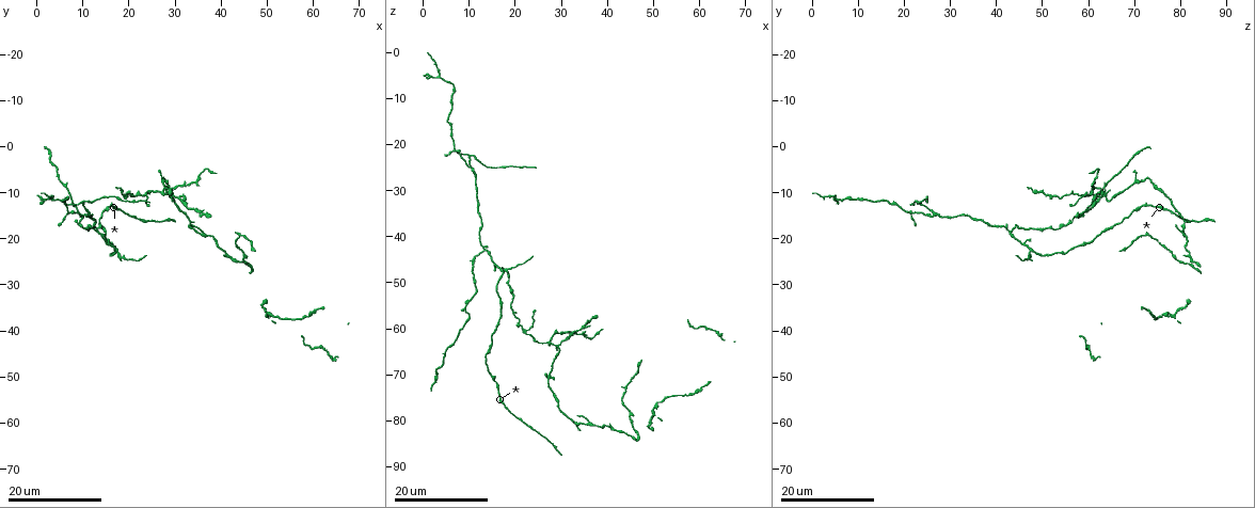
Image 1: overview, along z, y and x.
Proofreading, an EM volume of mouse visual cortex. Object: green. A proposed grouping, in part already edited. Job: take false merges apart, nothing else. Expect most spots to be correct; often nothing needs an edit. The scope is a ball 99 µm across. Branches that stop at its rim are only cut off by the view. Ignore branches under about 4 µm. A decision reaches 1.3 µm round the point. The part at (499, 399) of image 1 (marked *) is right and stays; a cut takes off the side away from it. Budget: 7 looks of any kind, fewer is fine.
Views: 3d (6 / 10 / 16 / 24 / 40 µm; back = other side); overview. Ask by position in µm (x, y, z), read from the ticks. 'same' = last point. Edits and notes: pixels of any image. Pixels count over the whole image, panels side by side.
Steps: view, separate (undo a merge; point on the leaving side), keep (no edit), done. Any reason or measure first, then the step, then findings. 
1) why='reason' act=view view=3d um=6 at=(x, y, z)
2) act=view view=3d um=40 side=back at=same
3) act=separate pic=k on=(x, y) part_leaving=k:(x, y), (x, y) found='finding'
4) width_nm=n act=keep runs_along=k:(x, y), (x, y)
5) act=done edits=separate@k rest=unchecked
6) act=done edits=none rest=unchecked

act=view view=3d um=24 at=(27.0, 10.0, 63.5)

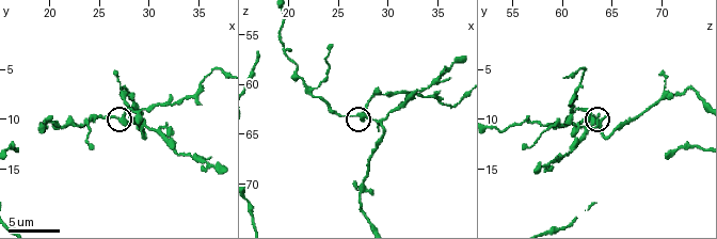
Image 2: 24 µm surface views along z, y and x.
act=view view=3d um=10 at=(27.4, 9.6, 63.0)

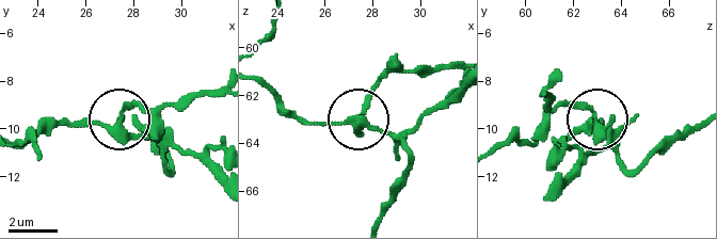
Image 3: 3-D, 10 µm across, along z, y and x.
width_nm=280 act=keep runs_along=3:(134, 115), (171, 165), (124, 125), (128, 107), (150, 107) found='continuous, no second neuron'

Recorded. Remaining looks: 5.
act=view view=3d um=16 at=(22.2, 10.6, 60.4)

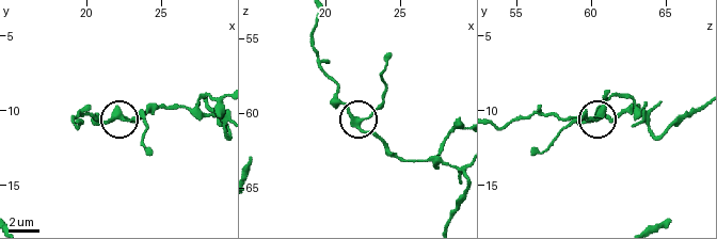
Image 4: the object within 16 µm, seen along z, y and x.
side_arm_um=6 act=keep runs_along=4:(221, 123), (187, 108), (153, 108), (118, 120), (144, 120) found='one neuron here'

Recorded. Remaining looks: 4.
why='arms part here' act=view view=3d um=24 at=(18.0, 22.5, 48.0)

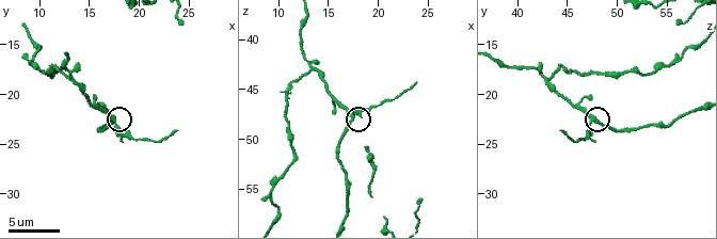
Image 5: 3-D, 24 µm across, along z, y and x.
act=view view=3d um=10 at=(17.6, 22.6, 47.4)

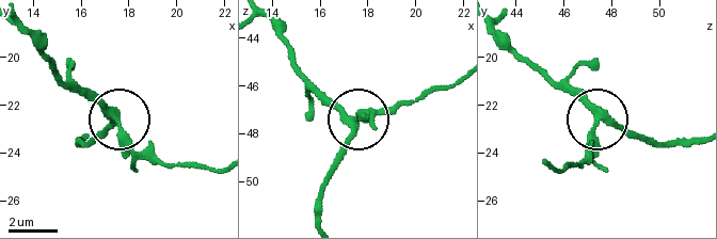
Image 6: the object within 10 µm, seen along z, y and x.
side_arm_um=9 act=keep found='all the same neuron'

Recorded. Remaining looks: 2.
why='looks like a crossing' act=view view=3d um=10 at=(13.0, 18.4, 43.0)

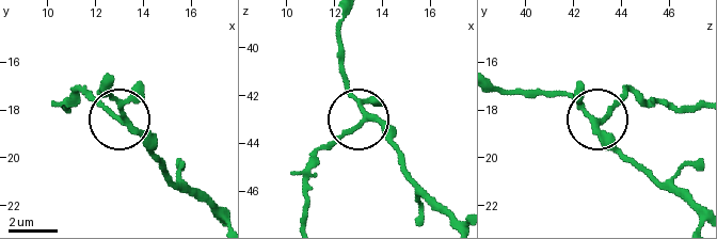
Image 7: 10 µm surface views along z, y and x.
act=view view=3d um=10 side=back at=(13.3, 18.5, 42.9)

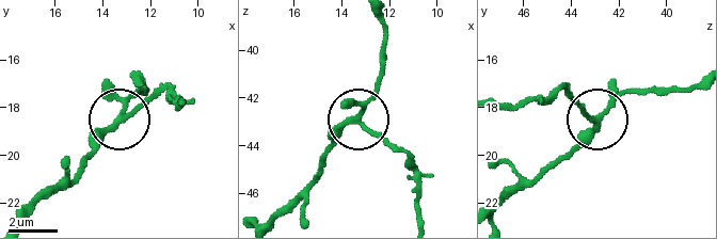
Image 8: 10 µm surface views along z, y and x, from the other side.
act=keep runs_along=8:(499, 206), (561, 163), (593, 127), (569, 85) found='continuous, no second neuron'

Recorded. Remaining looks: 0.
act=done edits=none rest=unchecked

